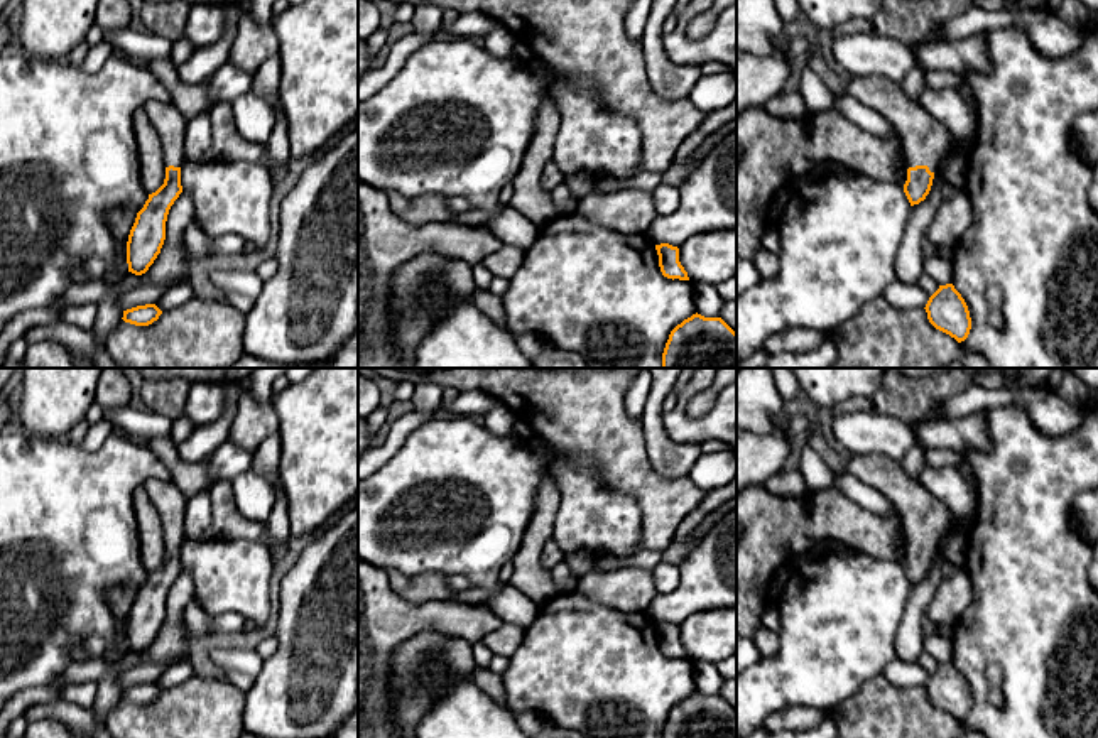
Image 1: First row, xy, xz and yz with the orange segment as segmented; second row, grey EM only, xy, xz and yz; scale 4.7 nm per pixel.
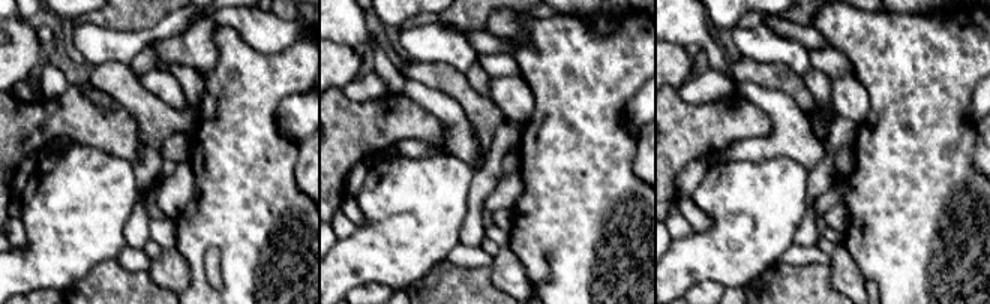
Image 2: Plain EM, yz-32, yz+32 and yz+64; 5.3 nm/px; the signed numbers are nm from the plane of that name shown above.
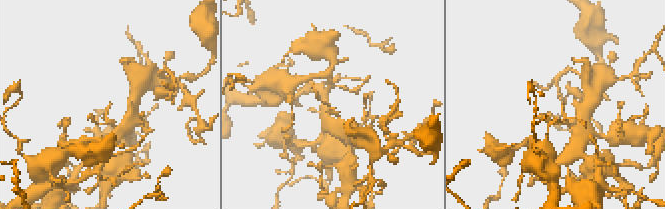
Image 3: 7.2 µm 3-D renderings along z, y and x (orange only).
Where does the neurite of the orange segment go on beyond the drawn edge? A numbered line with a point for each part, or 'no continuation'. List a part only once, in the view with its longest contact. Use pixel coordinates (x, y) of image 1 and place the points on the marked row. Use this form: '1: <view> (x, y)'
1: yz (926, 141)

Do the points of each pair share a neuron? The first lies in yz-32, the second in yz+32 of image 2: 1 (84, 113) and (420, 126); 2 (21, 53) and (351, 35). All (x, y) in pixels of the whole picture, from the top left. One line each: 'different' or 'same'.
1: same
2: different

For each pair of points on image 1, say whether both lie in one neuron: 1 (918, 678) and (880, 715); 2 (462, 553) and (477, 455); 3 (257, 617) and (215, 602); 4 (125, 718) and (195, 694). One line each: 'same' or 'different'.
1: different
2: same
3: same
4: same

